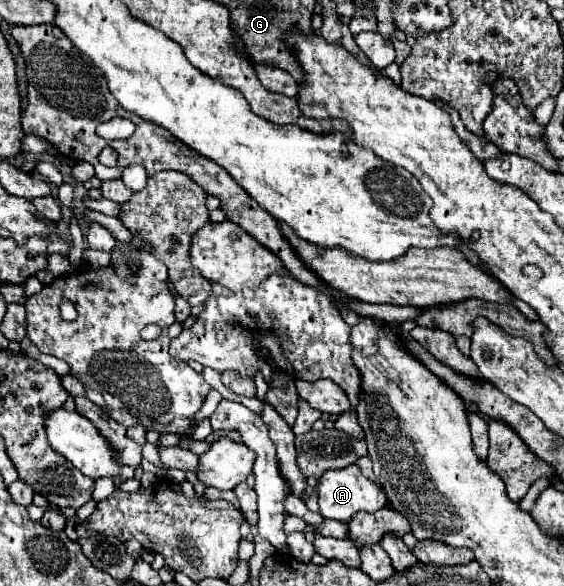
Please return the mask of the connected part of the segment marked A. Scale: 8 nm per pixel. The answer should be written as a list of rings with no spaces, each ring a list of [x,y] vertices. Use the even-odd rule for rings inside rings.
[[[357,465],[327,471],[319,479],[319,513],[325,519],[335,519],[335,521],[349,523],[355,513],[359,513],[359,511],[375,513],[375,511],[383,509],[385,505],[387,505],[387,499],[385,499],[385,493],[381,491],[381,487],[377,487],[375,481],[363,477],[361,469]]]

